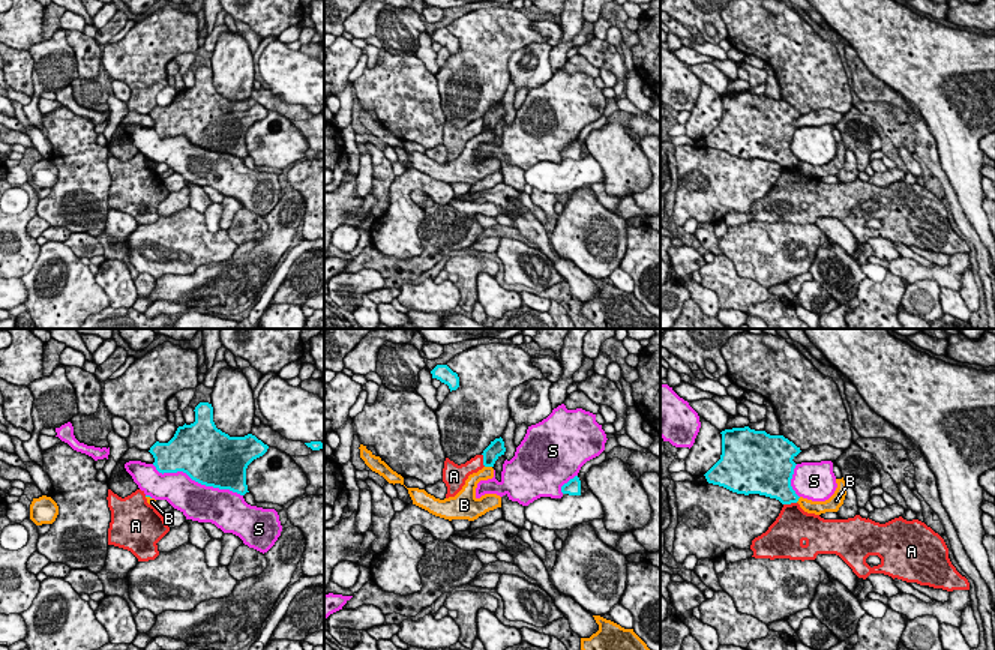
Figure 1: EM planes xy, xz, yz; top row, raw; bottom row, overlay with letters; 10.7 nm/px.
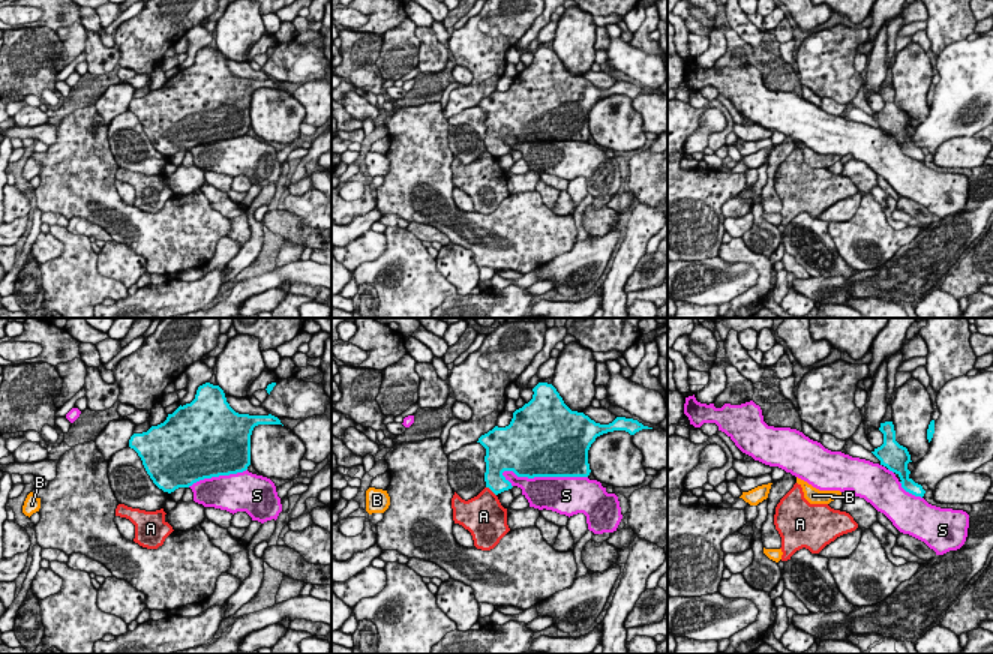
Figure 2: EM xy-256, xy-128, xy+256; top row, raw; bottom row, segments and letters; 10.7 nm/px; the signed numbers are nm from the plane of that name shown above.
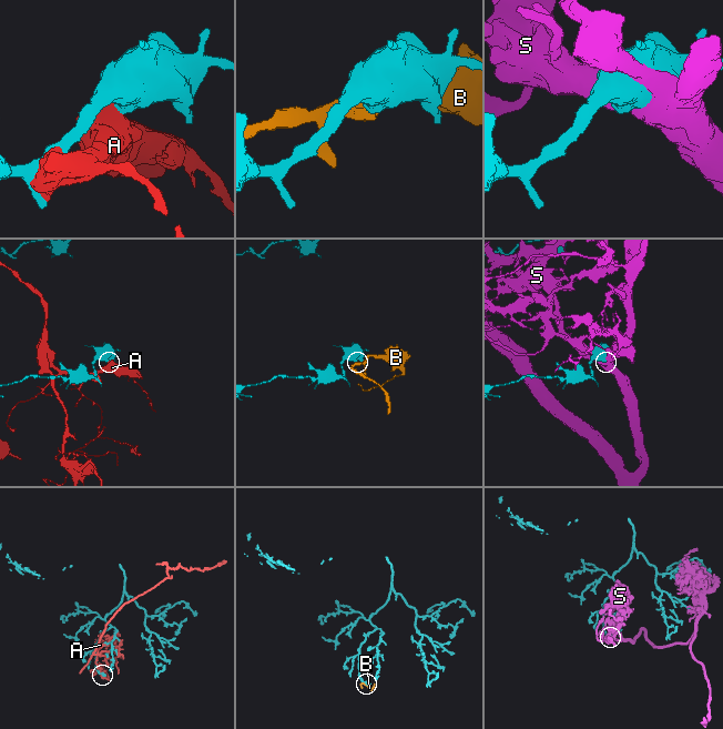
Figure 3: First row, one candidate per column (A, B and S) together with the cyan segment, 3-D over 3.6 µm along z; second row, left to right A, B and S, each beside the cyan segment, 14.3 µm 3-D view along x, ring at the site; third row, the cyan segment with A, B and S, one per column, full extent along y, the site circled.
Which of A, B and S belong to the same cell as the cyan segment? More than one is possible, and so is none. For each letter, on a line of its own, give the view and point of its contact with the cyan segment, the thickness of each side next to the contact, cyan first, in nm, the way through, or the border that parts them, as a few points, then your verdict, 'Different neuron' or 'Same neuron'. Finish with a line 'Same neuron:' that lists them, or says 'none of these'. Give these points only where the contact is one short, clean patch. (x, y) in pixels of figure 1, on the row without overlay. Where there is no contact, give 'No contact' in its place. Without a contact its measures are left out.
A: Touches cyan at yz (790, 167). Thickness 280 nm (cyan) against 400 nm. Different neuron
B: Touches cyan at xz (488, 129). Thickness 170 nm (cyan) against 140 nm. Boundary: xz (485, 129), (491, 131). Different neuron
S: Touches cyan at xy (197, 144). Thickness 500 nm (cyan) against 400 nm. Different neuron
Same neuron: none of these

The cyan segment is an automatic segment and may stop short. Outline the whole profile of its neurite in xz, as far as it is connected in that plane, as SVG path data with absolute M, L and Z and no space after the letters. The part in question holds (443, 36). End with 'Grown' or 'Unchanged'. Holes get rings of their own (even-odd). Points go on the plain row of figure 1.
M437 29L432 35L432 42L447 48L450 56L459 51L459 41L447 29Z. Unchanged

